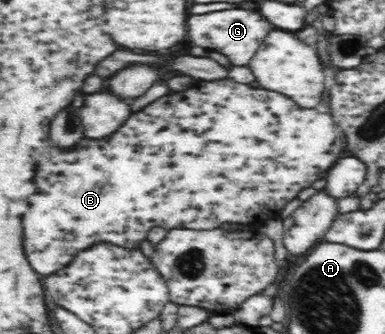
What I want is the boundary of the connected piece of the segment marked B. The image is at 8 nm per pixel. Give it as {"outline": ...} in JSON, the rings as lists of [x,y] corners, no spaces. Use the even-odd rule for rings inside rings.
{"outline":[[[226,78],[226,80],[214,80],[214,82],[206,82],[206,80],[200,80],[196,86],[190,86],[190,88],[182,90],[182,92],[174,92],[174,94],[170,94],[170,96],[164,96],[164,98],[160,98],[160,100],[156,100],[156,102],[148,104],[146,108],[142,108],[140,112],[133,112],[132,116],[125,120],[124,134],[112,134],[108,136],[108,138],[110,138],[110,140],[98,140],[98,144],[90,144],[90,140],[82,140],[82,142],[78,142],[78,148],[74,148],[74,152],[66,152],[64,156],[62,156],[62,152],[54,152],[54,144],[50,144],[50,142],[48,142],[48,158],[36,158],[36,154],[32,154],[32,156],[34,156],[34,160],[36,160],[36,162],[34,162],[34,166],[30,166],[30,170],[32,172],[30,182],[34,184],[34,190],[32,190],[32,192],[34,192],[34,196],[30,196],[30,208],[25,212],[24,215],[24,248],[26,248],[26,254],[28,254],[28,260],[30,260],[32,268],[34,268],[38,274],[50,276],[50,274],[58,272],[58,269],[62,269],[67,265],[70,265],[71,262],[74,261],[74,258],[80,252],[83,252],[84,249],[88,248],[88,246],[101,243],[102,241],[105,241],[106,244],[125,246],[126,249],[140,249],[142,242],[147,240],[146,234],[152,228],[162,228],[167,232],[176,228],[193,229],[194,231],[206,231],[207,229],[220,229],[220,226],[222,226],[224,223],[240,223],[243,227],[246,228],[264,224],[264,222],[277,216],[289,202],[298,197],[300,192],[312,187],[312,184],[314,184],[314,182],[316,182],[320,176],[326,174],[327,170],[336,162],[336,160],[340,158],[340,154],[342,154],[342,150],[344,150],[345,136],[344,131],[338,126],[338,123],[336,123],[334,117],[324,109],[300,107],[282,93],[267,91],[266,89],[260,87],[252,87],[251,85],[247,84],[238,84],[238,82],[230,80],[230,78]]]}

